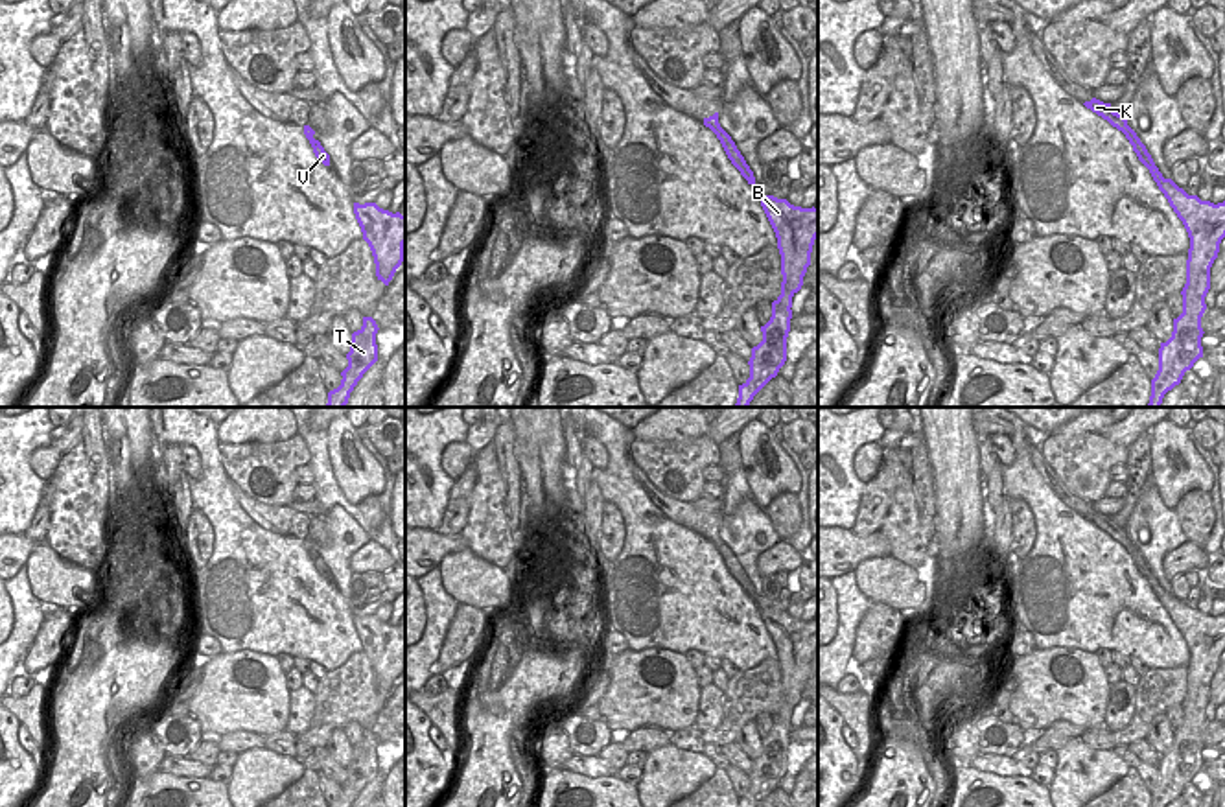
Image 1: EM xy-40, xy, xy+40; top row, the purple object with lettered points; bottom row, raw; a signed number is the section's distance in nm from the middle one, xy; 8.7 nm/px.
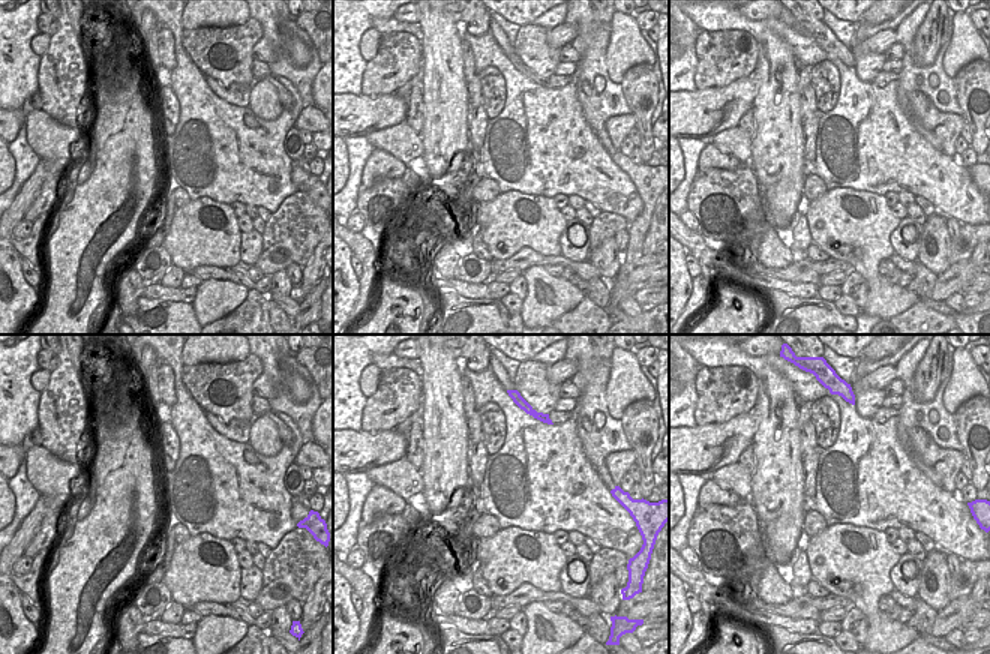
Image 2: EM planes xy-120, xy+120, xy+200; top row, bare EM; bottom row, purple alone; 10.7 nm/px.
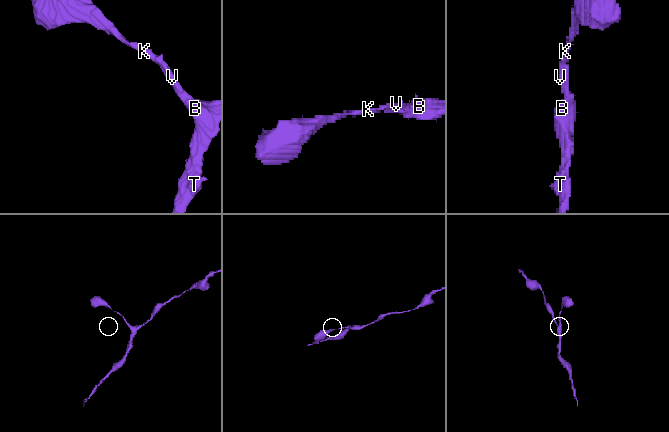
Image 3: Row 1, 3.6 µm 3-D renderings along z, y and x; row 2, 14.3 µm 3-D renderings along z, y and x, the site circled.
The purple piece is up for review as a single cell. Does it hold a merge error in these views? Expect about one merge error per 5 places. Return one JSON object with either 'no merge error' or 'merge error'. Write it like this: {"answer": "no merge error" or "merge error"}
{"answer": "no merge error"}

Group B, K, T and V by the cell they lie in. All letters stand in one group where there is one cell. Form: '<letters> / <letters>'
B K T V

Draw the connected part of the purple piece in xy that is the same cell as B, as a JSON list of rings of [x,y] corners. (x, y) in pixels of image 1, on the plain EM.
[[[761,608],[759,614],[777,650],[783,695],[770,733],[761,739],[763,754],[752,761],[750,790],[739,798],[739,807],[757,807],[785,778],[792,709],[803,698],[818,650],[818,621],[794,619],[774,608]]]

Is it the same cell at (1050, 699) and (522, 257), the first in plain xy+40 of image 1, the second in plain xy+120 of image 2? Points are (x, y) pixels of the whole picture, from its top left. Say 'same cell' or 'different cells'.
different cells

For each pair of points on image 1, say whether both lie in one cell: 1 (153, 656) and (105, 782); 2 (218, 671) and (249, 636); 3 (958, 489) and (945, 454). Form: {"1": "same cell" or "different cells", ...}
{"1": "same cell", "2": "different cells", "3": "same cell"}

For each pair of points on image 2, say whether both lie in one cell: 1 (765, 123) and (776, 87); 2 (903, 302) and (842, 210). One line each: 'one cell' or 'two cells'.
1: one cell
2: one cell

